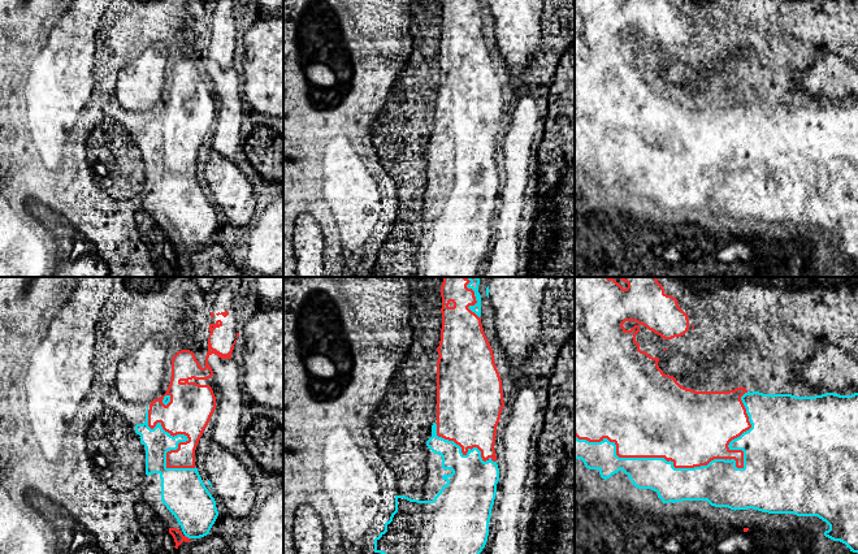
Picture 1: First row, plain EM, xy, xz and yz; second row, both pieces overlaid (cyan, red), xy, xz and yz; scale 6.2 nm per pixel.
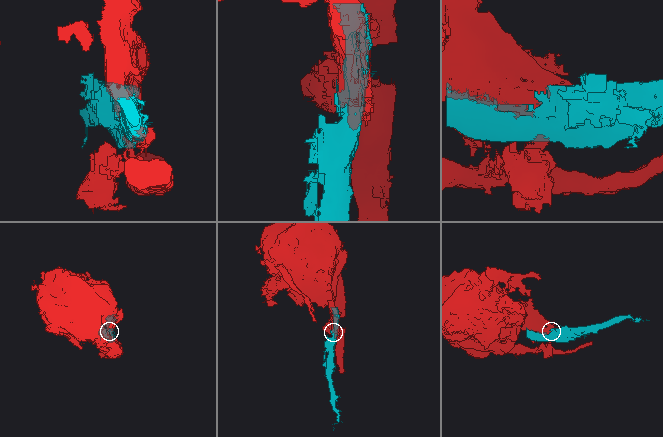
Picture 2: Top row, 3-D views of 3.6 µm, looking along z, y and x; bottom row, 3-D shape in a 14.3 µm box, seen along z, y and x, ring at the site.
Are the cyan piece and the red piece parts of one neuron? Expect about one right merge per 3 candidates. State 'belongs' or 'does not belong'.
does not belong

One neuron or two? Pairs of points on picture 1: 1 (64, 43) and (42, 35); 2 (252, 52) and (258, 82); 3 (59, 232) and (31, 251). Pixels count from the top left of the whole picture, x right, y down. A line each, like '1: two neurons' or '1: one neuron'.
1: two neurons
2: one neuron
3: two neurons

